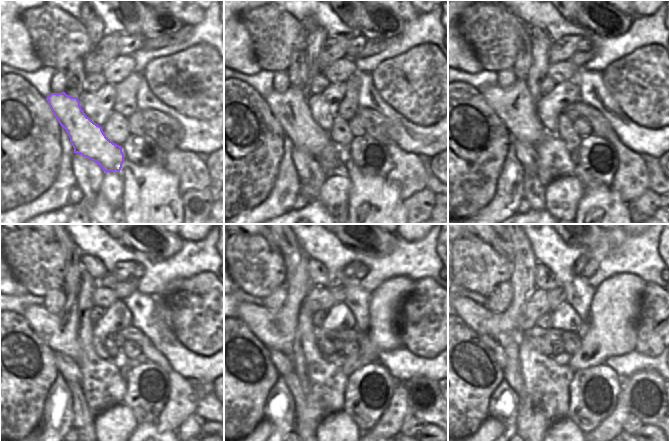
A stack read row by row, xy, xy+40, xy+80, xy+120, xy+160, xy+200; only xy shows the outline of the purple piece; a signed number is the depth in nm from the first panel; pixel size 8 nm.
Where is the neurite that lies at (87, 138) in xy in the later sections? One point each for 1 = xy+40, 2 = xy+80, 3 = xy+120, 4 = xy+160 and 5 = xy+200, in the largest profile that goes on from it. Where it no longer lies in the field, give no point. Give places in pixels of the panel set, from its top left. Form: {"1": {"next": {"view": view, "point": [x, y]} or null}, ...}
{"1": {"next": {"view": "xy+40", "point": [290, 108]}}, "2": {"next": {"view": "xy+80", "point": [514, 106]}}, "3": {"next": {"view": "xy+120", "point": [59, 331]}}, "4": {"next": {"view": "xy+160", "point": [275, 329]}}, "5": {"next": {"view": "xy+200", "point": [479, 318]}}}

